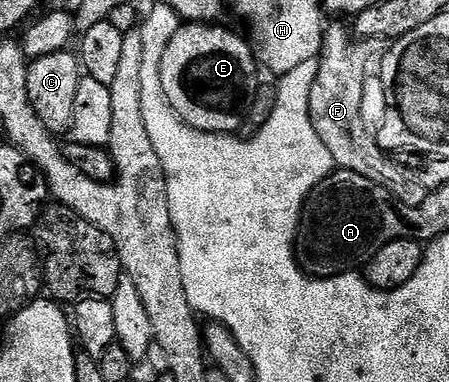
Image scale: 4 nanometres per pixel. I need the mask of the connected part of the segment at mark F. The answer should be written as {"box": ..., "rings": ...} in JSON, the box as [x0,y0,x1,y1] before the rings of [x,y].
{"box":[310,25,428,207],"rings":[[[342,25],[325,26],[322,34],[322,51],[318,54],[318,70],[316,71],[316,83],[312,83],[310,92],[310,118],[312,127],[320,139],[324,139],[324,147],[332,155],[335,166],[346,171],[360,171],[365,177],[372,178],[380,187],[384,187],[390,192],[390,196],[402,205],[420,207],[424,203],[428,190],[424,183],[420,183],[420,175],[410,168],[409,164],[397,165],[393,161],[391,154],[378,146],[377,140],[366,130],[366,125],[362,122],[362,100],[366,97],[366,68],[370,65],[370,60],[374,57],[375,46],[365,39],[352,39],[349,28]]]}

